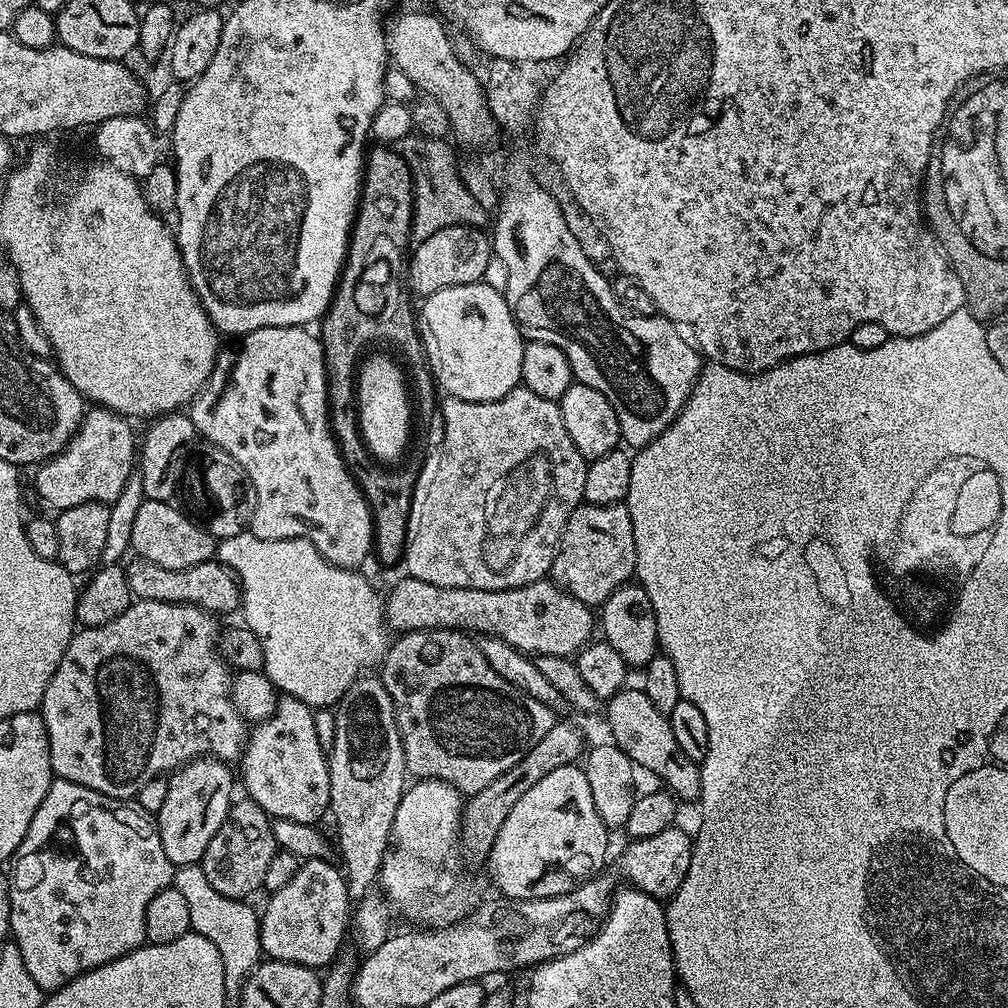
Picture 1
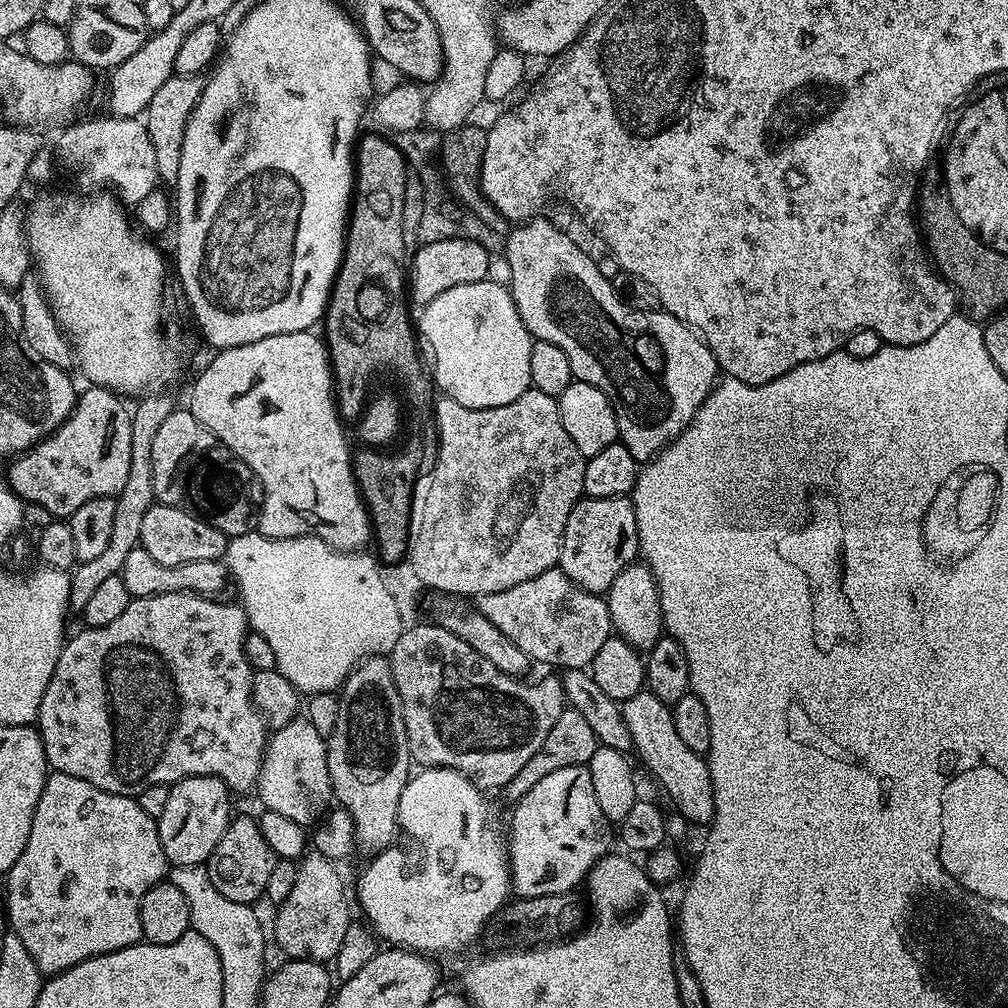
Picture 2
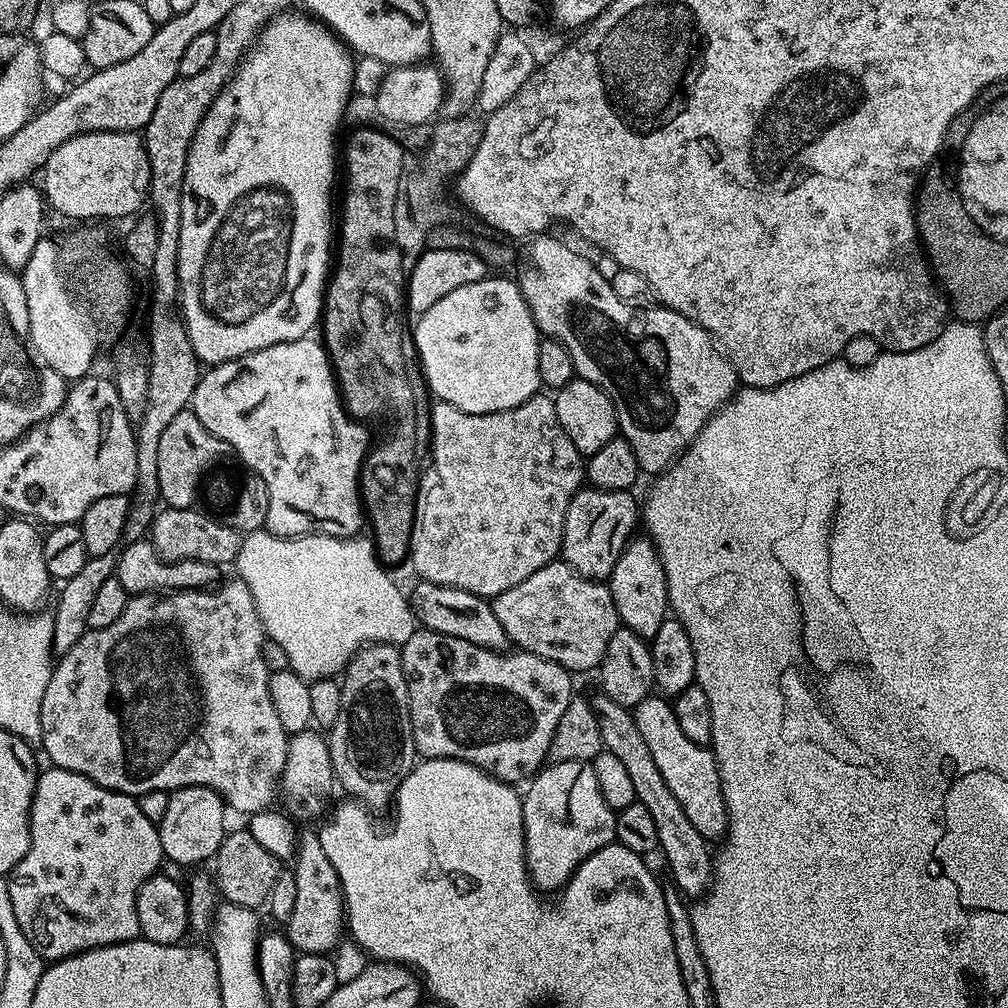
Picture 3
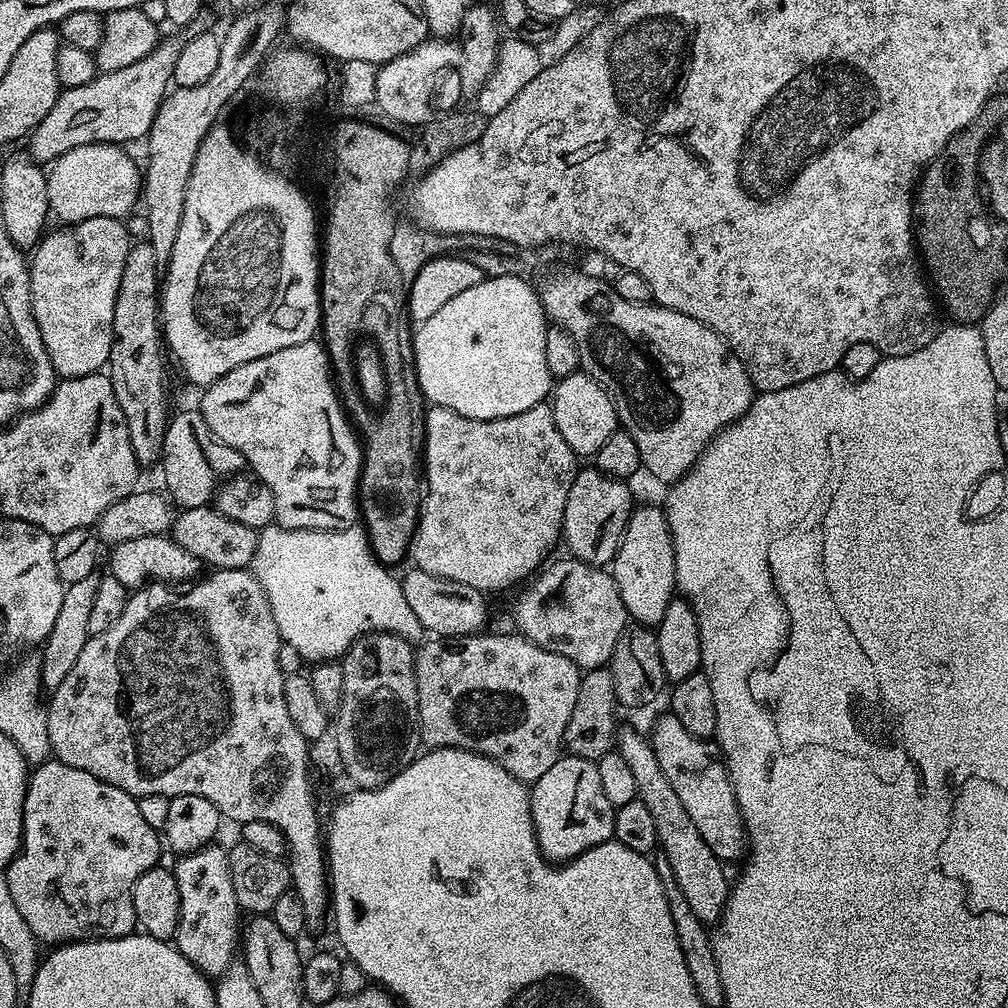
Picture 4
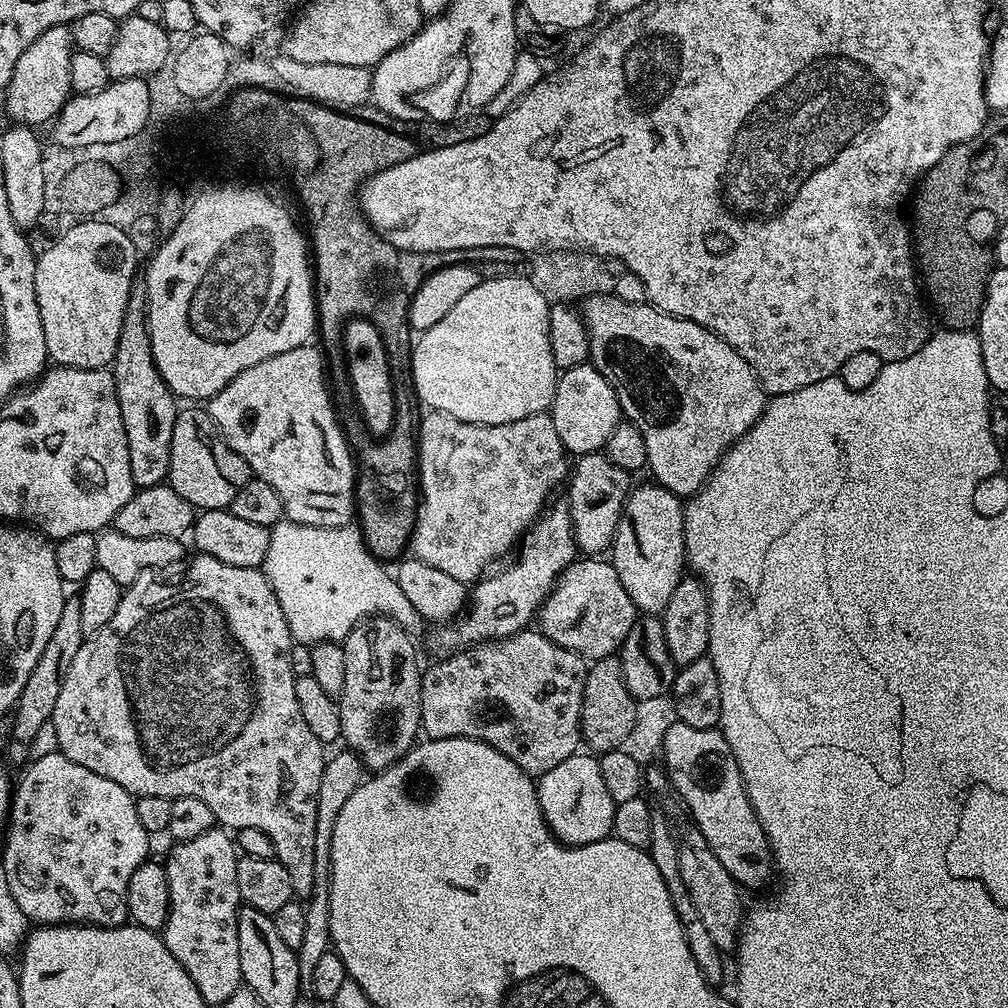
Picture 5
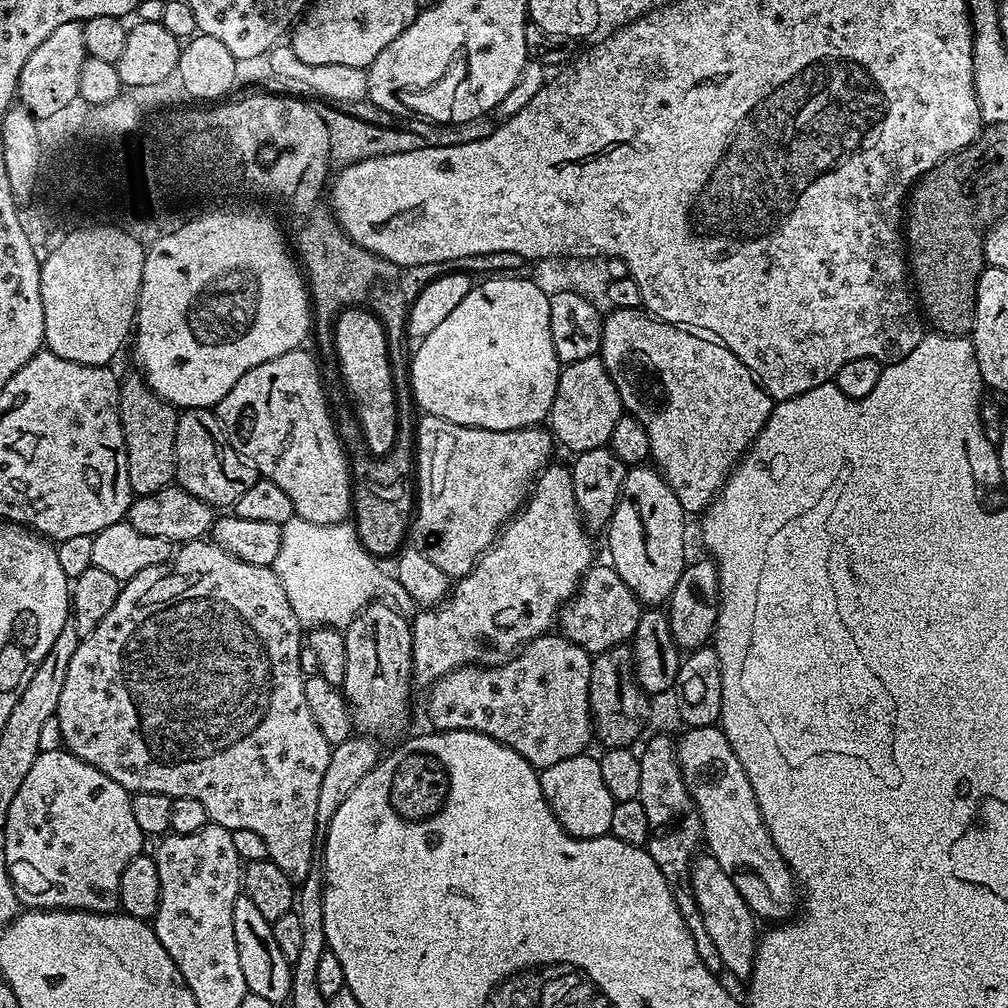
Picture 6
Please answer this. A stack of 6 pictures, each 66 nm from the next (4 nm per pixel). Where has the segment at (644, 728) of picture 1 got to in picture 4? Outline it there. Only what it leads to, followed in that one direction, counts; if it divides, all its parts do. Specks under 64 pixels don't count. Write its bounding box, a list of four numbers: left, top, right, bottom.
[650,714,746,861]

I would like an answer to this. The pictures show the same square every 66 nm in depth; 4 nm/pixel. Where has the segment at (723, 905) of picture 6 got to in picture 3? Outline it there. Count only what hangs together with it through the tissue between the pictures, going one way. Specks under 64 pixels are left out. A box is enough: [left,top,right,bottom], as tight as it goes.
[594,694,714,897]

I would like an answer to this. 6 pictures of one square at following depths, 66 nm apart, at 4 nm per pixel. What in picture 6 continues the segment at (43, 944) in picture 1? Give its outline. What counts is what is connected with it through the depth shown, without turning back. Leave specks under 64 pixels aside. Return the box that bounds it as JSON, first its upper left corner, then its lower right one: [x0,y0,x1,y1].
[2,747,146,912]

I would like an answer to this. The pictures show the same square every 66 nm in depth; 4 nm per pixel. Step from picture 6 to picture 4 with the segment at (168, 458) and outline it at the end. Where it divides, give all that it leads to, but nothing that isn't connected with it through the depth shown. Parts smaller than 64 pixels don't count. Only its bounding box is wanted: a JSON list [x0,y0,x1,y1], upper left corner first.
[106,242,170,465]

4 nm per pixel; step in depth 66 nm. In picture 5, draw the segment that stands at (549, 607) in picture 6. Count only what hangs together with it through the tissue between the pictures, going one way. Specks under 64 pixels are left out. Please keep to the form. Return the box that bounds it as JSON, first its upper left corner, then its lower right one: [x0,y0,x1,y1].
[432,503,578,653]

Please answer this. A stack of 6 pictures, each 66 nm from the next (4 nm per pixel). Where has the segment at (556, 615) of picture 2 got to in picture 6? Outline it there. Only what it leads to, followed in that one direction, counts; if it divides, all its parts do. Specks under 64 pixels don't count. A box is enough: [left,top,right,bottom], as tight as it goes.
[558,563,642,654]

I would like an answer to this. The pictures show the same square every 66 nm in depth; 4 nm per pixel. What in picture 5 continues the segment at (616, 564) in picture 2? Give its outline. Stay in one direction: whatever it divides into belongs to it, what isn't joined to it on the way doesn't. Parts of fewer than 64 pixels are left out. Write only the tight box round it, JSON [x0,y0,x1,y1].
[566,451,626,558]

